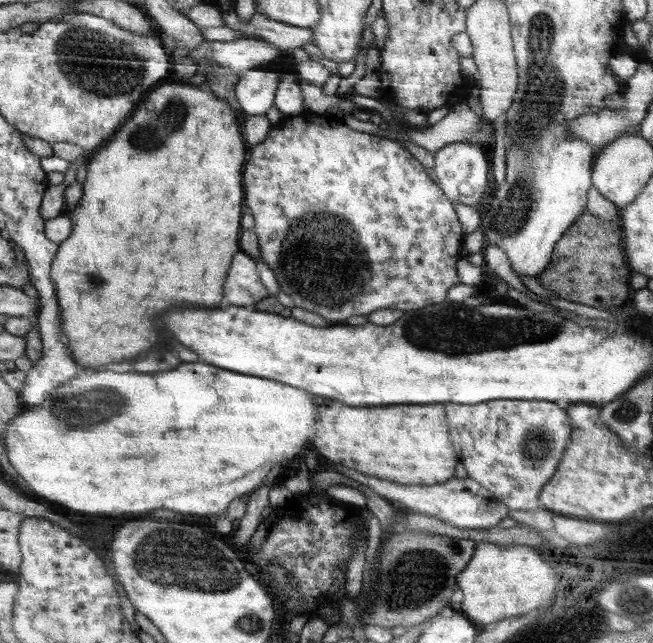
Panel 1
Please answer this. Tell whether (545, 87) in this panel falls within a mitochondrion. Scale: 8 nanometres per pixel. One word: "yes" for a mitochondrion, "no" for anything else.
yes

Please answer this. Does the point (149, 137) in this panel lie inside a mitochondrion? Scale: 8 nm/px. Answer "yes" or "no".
yes

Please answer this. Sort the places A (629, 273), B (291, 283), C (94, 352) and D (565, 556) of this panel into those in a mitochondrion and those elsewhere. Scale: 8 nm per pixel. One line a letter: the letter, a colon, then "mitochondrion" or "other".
A: other
B: mitochondrion
C: other
D: other

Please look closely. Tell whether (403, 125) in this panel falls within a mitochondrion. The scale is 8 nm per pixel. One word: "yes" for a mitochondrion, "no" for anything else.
no

